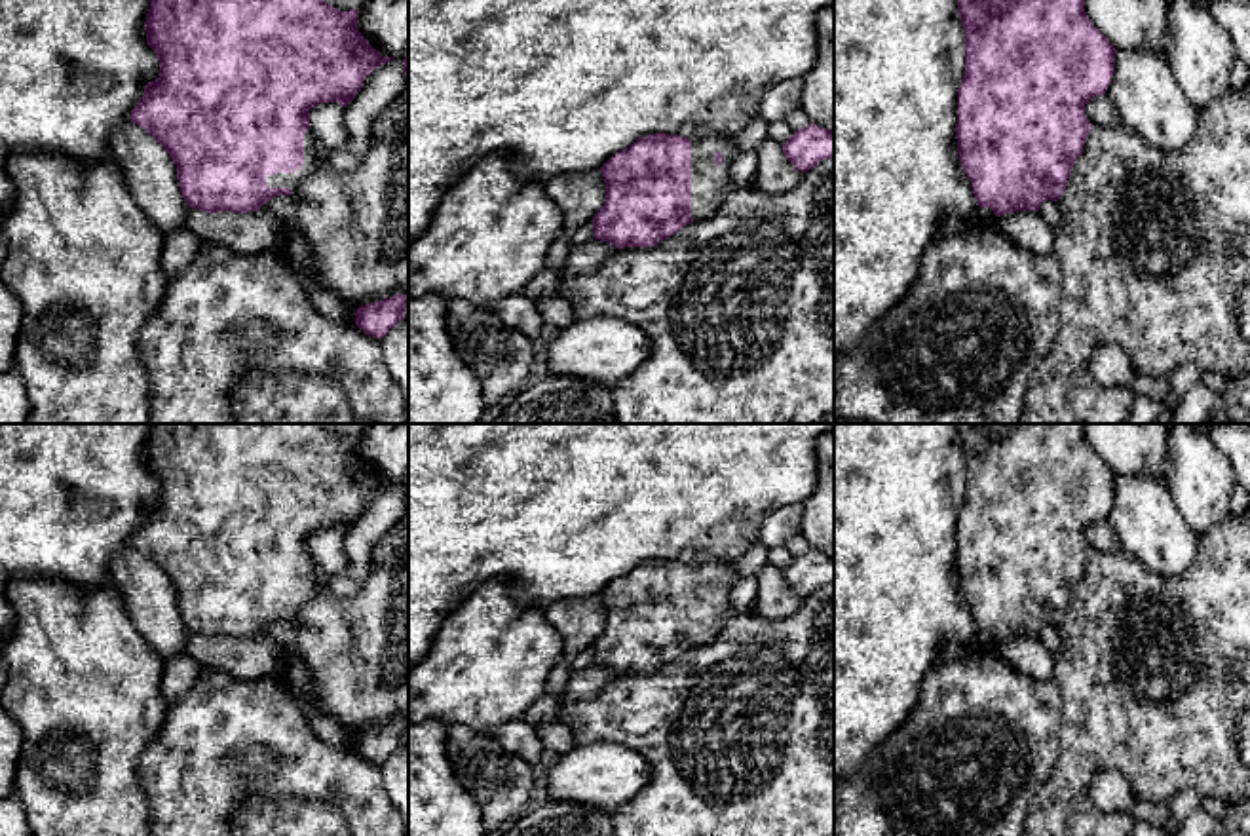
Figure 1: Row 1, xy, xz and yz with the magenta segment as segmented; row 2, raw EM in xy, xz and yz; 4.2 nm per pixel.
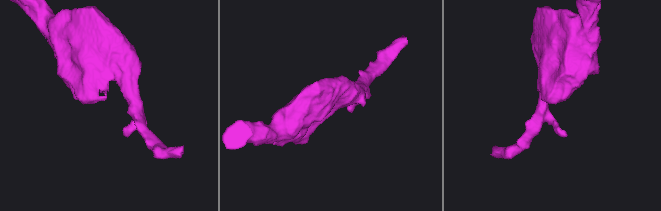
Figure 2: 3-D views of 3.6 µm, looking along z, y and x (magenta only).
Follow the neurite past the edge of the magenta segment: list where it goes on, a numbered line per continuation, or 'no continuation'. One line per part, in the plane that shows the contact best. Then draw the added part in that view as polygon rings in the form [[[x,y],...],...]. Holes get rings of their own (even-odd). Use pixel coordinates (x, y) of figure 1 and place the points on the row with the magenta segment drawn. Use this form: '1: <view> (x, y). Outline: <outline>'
1: xy (312, 151). Outline: [[[312,131],[304,133],[304,165],[294,173],[275,173],[266,177],[268,188],[291,188],[294,190],[319,163],[321,146]]]

